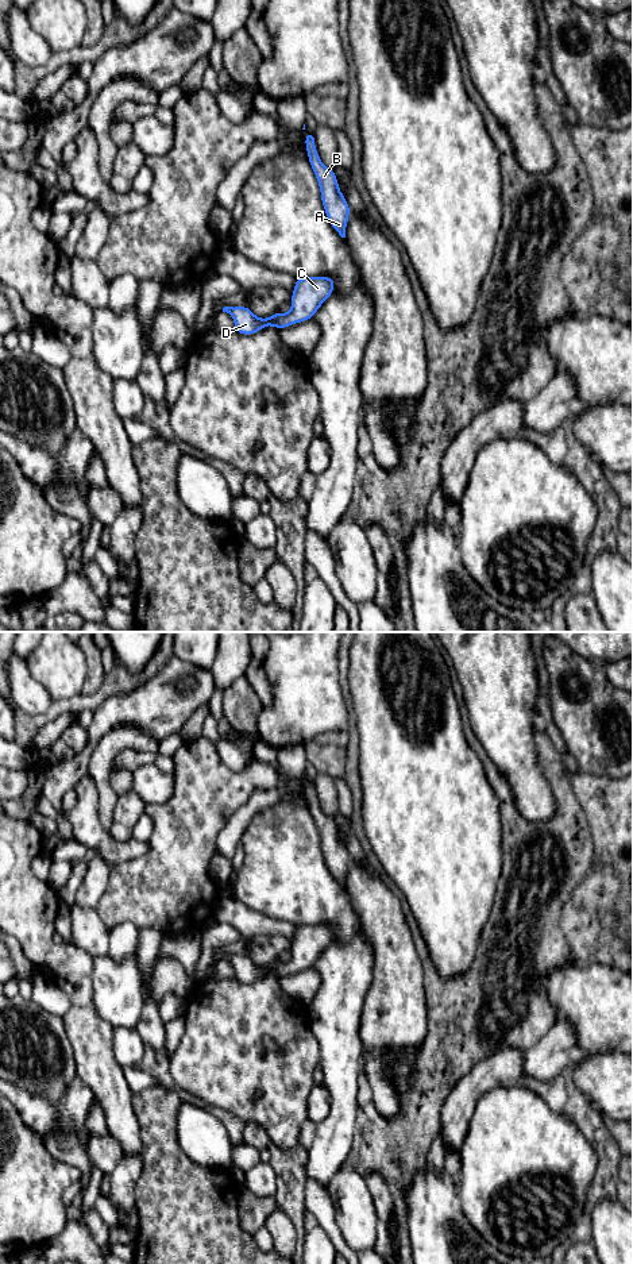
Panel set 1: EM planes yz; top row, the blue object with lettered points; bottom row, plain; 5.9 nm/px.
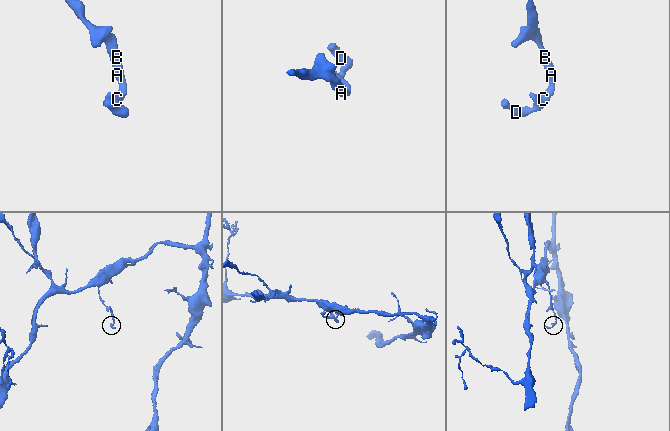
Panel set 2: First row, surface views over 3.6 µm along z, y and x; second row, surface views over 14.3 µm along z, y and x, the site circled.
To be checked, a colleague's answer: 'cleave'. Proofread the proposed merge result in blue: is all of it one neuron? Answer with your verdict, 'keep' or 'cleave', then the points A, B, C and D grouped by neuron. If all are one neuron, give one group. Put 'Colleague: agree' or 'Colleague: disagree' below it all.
keep; A B C D
Colleague: disagree

